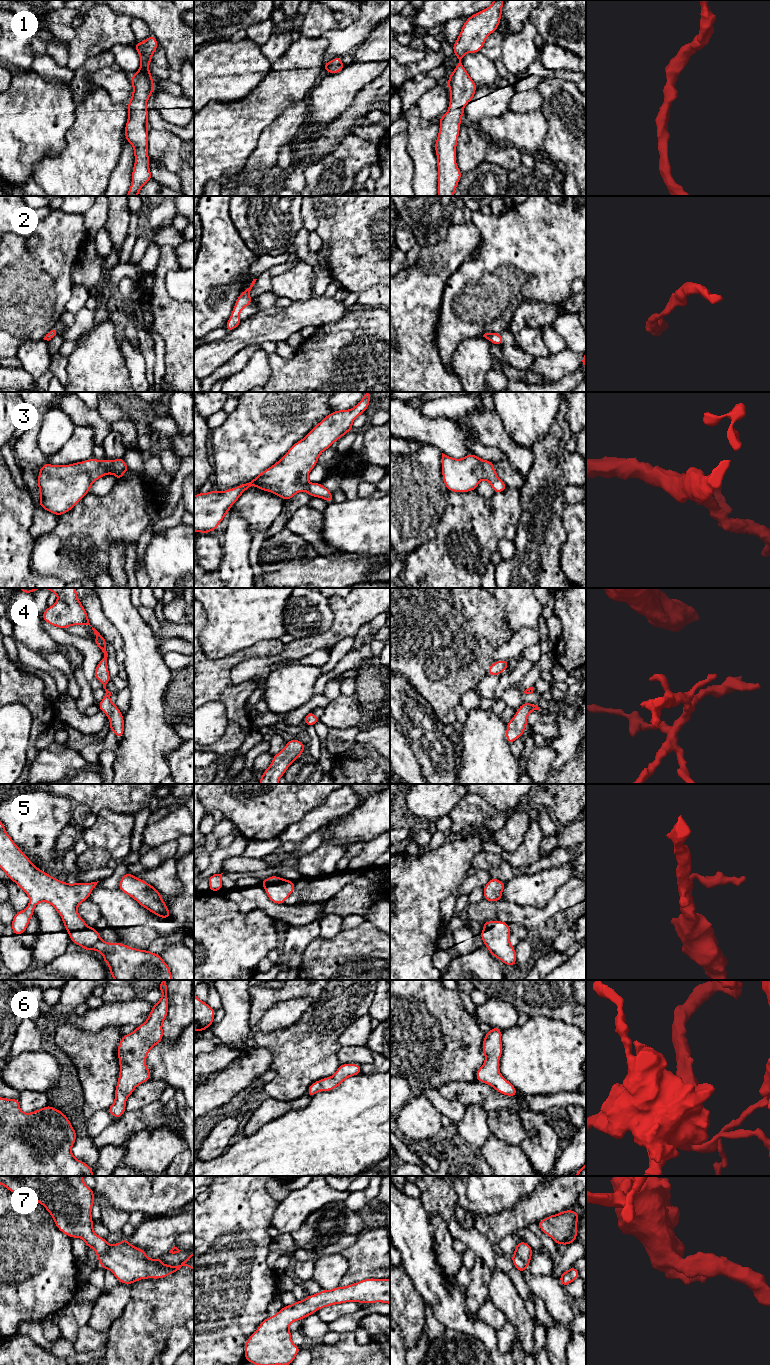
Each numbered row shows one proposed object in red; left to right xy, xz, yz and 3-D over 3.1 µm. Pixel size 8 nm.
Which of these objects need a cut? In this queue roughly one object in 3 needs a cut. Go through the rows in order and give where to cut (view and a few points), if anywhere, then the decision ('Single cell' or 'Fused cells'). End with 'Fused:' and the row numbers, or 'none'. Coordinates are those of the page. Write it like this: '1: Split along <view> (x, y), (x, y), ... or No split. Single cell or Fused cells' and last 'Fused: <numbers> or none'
1: No split. Single cell
2: No split. Single cell
3: No split. Single cell
4: No split. Single cell
5: No split. Single cell
6: No split. Single cell
7: No split. Single cell
Fused: none

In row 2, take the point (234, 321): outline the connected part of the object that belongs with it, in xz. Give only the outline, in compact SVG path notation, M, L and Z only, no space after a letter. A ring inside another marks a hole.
M253 279L250 287L247 288L246 290L242 291L241 295L237 298L237 300L235 302L235 306L231 312L231 316L230 316L229 320L227 321L227 324L225 327L229 331L229 333L234 328L237 328L240 325L241 320L239 318L239 315L240 315L241 310L243 308L245 308L246 306L253 303L253 301L250 298L250 291L251 291L252 287L254 286L256 280L257 279Z

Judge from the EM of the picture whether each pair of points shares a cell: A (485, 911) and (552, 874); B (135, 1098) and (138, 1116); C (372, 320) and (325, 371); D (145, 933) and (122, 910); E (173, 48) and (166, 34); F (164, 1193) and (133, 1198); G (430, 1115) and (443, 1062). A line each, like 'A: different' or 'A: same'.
A: different
B: different
C: same
D: different
E: same
F: same
G: different

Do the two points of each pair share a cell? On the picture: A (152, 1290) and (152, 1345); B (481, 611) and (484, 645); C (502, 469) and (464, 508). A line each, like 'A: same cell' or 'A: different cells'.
A: same cell
B: same cell
C: different cells

